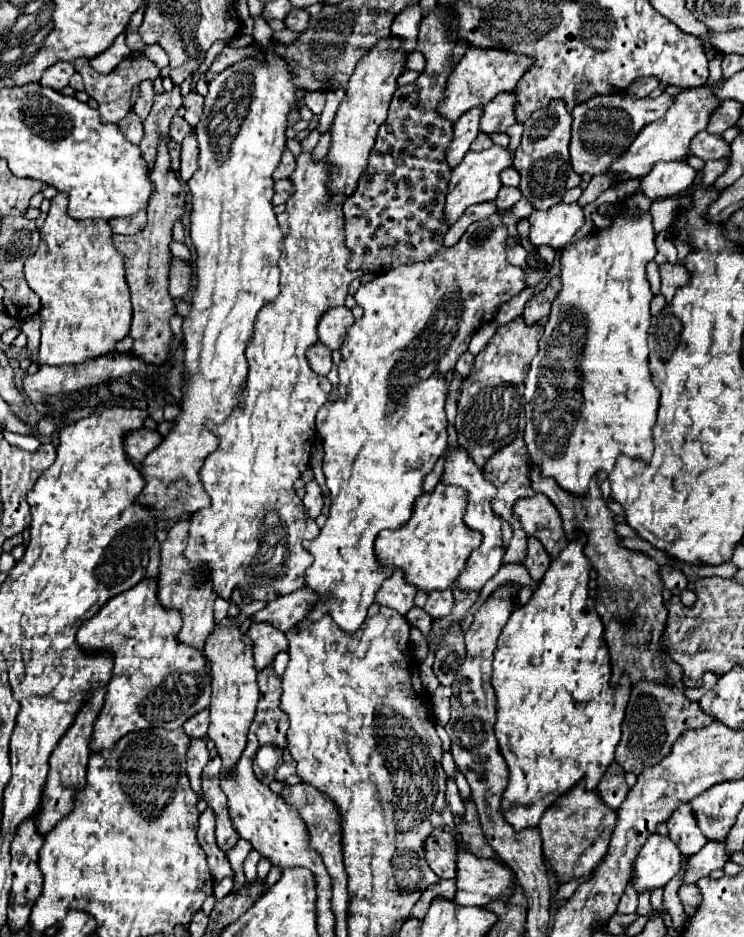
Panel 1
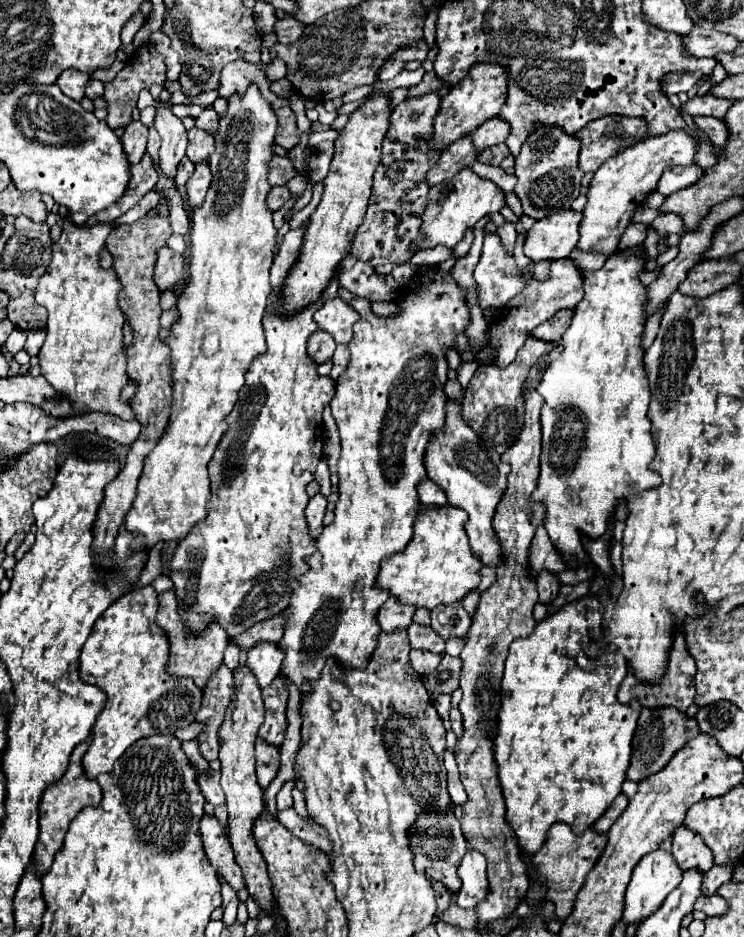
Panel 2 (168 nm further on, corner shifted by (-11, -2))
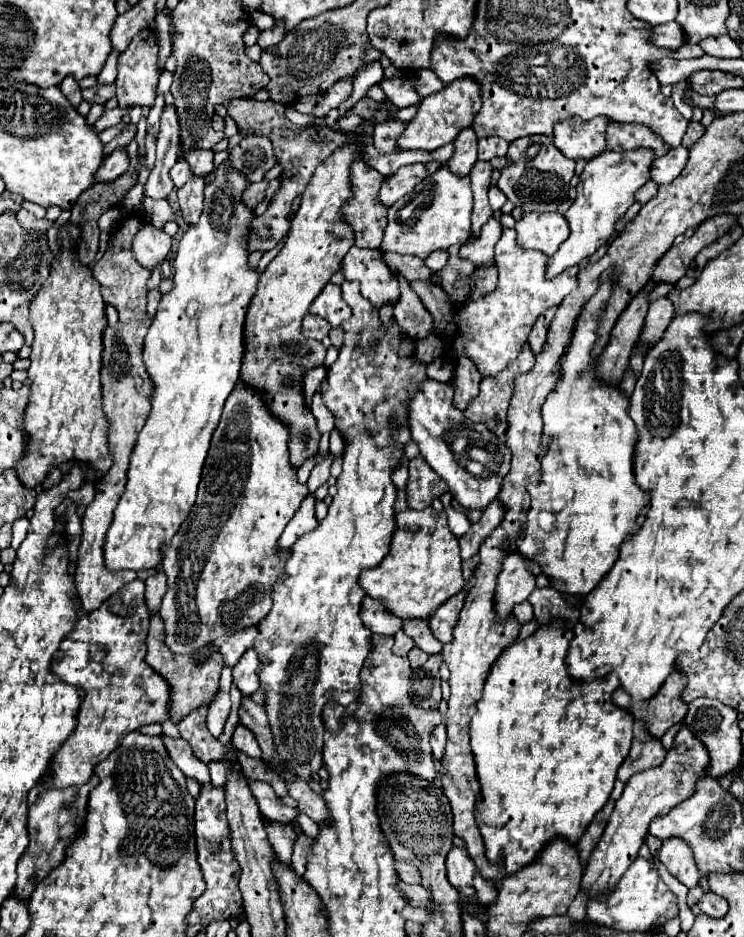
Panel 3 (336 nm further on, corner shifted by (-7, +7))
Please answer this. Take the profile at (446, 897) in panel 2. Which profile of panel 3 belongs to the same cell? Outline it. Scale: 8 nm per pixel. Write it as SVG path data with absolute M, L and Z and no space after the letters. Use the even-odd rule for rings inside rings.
M396 863L398 867L398 875L402 875L404 883L422 883L422 875L416 867L412 867L410 863Z

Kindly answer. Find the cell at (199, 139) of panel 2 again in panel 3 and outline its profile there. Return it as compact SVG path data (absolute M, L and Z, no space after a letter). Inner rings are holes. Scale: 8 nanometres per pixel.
M192 147L184 159L190 163L194 175L208 175L214 169L214 151L212 149Z

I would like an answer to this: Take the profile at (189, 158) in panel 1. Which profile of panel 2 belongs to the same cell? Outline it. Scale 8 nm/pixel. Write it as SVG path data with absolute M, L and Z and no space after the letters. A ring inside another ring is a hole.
M196 164L196 172L186 184L190 208L200 208L200 204L202 204L202 200L206 196L206 190L210 186L210 180L212 180L212 176L210 176L208 164Z

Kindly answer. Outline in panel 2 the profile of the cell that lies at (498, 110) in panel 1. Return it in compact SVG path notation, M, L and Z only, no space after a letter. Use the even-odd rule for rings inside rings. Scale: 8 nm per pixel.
M490 118L490 120L486 120L486 124L482 124L482 128L476 128L470 134L470 138L472 138L472 144L476 148L476 154L480 154L482 150L504 142L508 134L510 134L510 126L504 120Z

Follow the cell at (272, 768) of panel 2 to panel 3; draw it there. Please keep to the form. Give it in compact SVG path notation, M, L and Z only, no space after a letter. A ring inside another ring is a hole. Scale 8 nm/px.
M238 725L238 727L234 729L232 743L234 743L242 753L246 753L248 757L254 757L254 759L260 759L260 757L262 757L260 747L258 747L258 743L256 743L256 737L254 737L252 731L246 729L244 725Z

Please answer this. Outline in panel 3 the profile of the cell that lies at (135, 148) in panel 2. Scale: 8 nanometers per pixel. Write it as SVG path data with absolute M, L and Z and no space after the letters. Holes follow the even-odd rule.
M120 147L120 149L112 151L112 153L104 159L102 171L98 171L98 179L96 179L96 181L116 179L116 177L122 175L128 167L130 167L130 155L128 155L126 147Z

